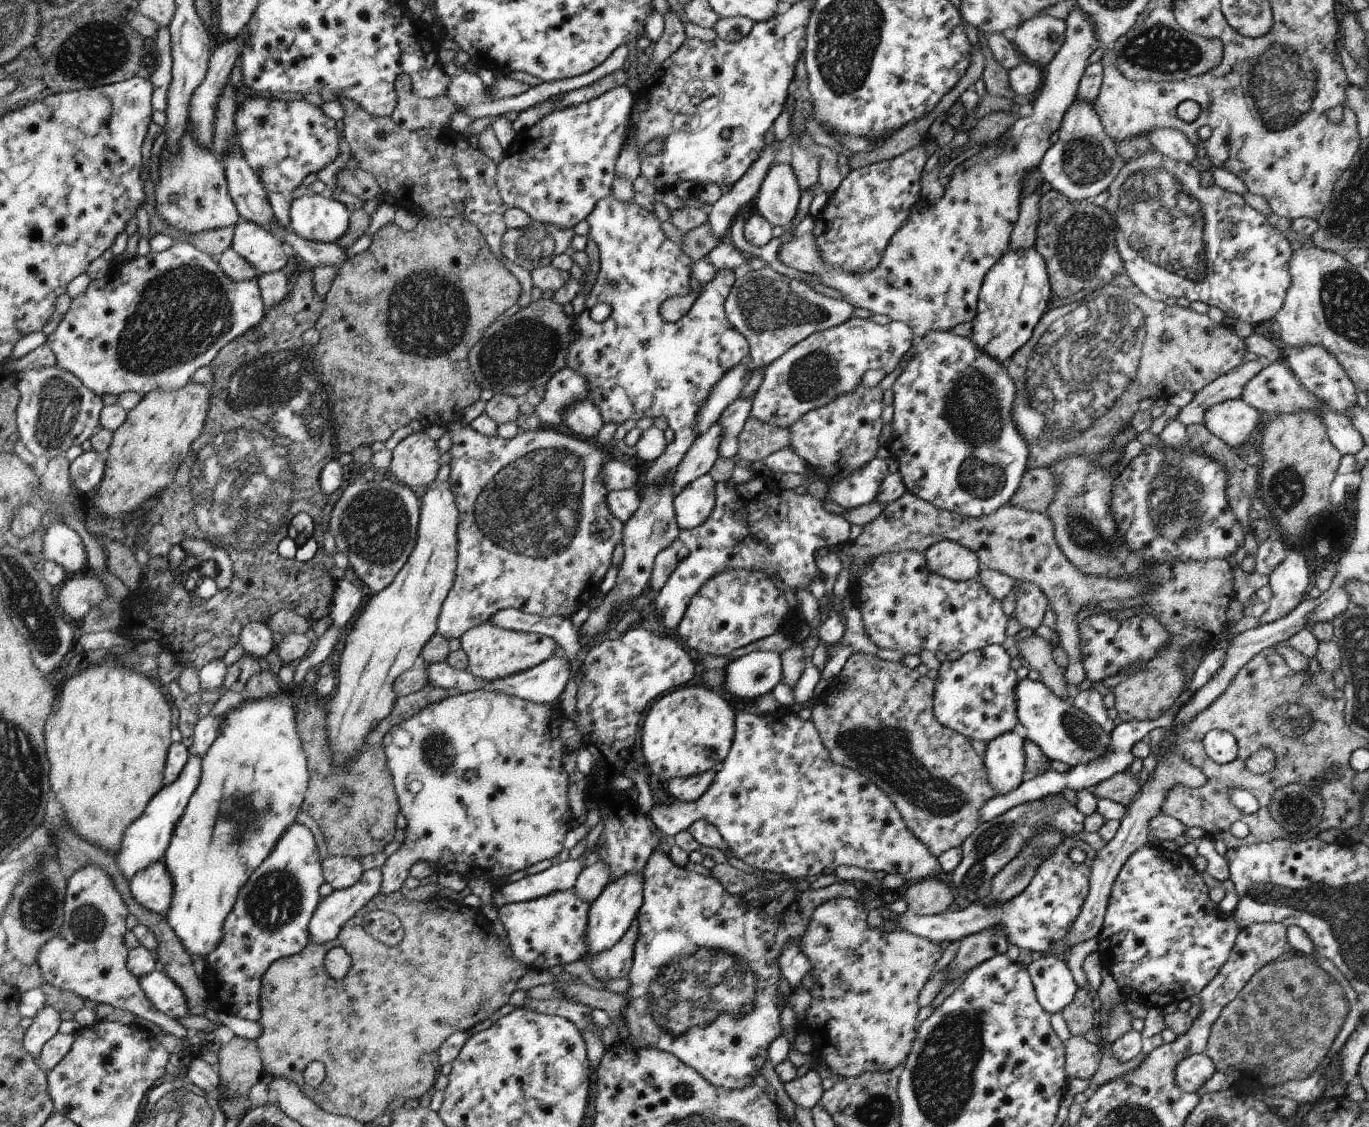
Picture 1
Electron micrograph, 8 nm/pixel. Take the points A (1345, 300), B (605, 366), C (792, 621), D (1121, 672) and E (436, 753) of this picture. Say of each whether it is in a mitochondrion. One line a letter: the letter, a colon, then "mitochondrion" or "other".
A: mitochondrion
B: other
C: other
D: other
E: mitochondrion

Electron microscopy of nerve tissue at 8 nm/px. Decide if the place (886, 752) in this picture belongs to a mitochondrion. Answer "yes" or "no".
yes

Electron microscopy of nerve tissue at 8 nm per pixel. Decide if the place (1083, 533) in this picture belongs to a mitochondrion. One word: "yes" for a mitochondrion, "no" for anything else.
yes

